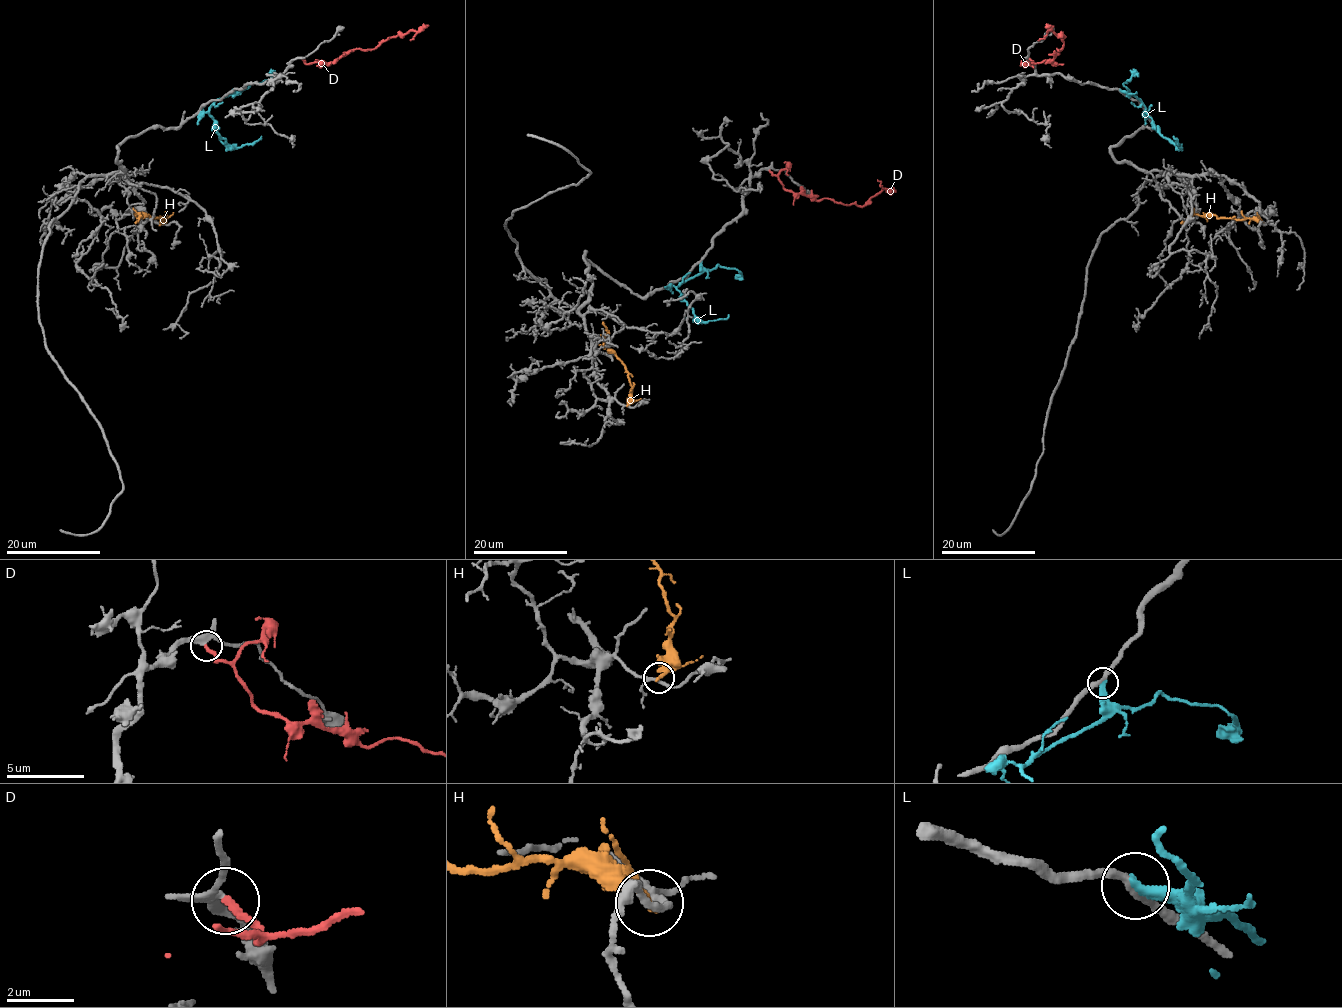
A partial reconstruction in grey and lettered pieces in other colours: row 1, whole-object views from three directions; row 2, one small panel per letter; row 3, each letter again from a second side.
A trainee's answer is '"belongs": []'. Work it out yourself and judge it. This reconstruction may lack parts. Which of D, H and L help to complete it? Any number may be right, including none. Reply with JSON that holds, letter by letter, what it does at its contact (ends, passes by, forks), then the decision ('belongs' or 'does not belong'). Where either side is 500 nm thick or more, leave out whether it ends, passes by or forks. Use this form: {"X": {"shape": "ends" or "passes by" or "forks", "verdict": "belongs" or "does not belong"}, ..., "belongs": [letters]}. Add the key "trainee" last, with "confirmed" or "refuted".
{"D": {"shape": "ends", "verdict": "belongs"}, "H": {"shape": "ends", "verdict": "does not belong"}, "L": {"shape": "ends", "verdict": "does not belong"}, "belongs": ["D"], "trainee": "refuted"}

